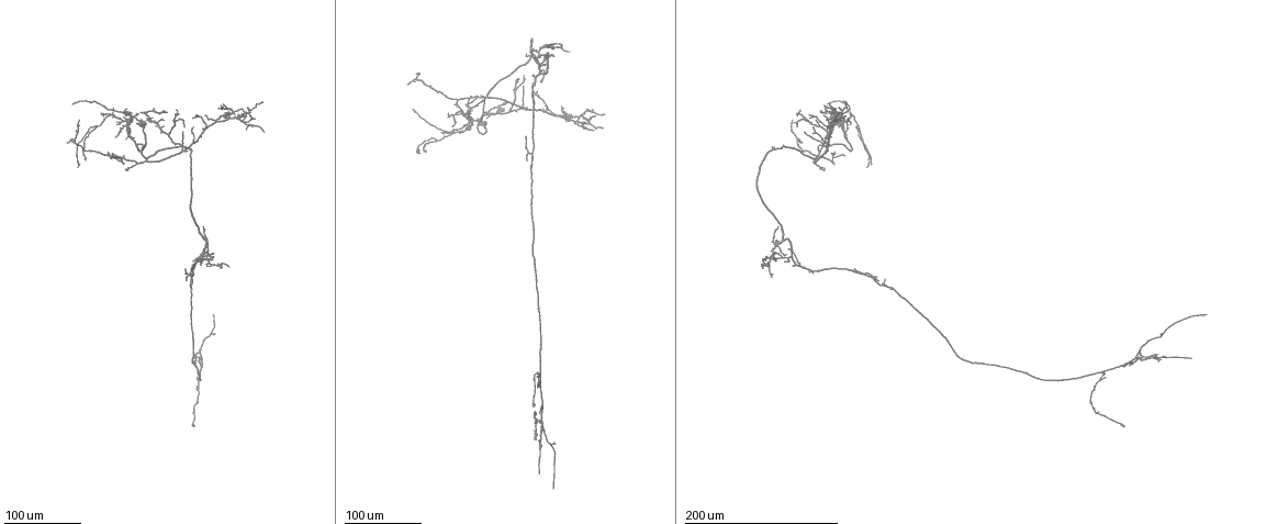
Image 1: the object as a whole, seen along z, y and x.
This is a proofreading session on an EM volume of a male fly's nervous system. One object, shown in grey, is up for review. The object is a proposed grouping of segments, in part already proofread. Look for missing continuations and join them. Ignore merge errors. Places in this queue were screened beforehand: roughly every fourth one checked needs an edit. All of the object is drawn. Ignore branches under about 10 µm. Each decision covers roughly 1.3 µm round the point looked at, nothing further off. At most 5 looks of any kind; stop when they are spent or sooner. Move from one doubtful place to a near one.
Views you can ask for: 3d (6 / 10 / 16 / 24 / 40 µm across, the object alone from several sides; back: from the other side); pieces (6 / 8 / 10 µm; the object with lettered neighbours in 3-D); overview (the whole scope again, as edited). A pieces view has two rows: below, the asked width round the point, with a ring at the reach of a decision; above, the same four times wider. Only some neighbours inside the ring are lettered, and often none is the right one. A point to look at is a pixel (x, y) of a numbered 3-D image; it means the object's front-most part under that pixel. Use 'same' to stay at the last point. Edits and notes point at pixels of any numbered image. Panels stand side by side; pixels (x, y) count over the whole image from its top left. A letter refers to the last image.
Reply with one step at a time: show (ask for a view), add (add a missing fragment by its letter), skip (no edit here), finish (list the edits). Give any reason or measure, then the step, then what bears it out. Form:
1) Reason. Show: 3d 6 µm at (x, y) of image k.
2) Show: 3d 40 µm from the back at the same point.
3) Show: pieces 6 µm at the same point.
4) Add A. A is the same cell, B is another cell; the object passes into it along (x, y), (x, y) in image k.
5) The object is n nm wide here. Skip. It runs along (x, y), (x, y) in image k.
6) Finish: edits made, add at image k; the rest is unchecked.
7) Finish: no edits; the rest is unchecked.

Branch stops here. Show: 3d 24 µm at (847, 114) of image 1.

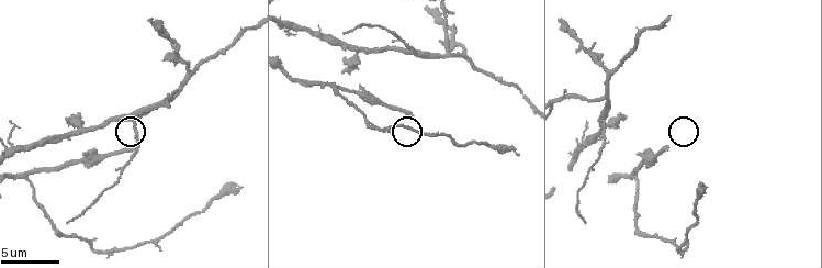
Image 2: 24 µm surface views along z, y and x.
Show: pieces 6 µm at (413, 114) of image 2.

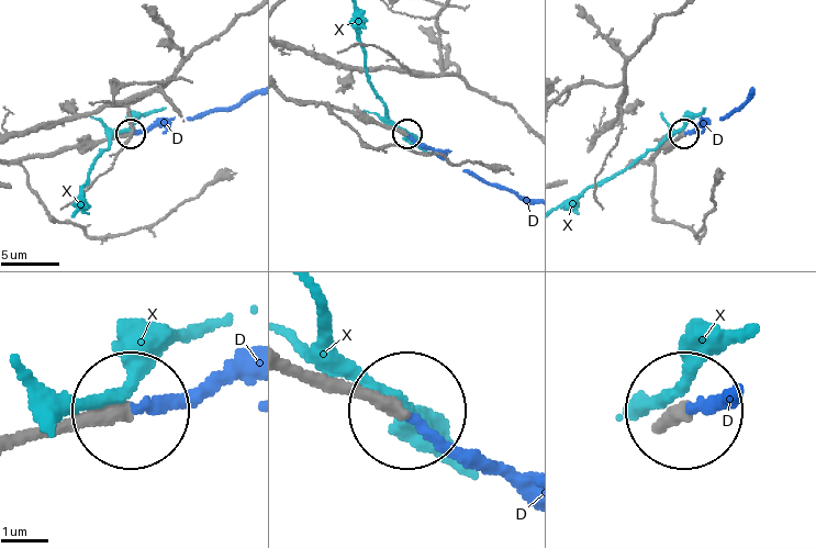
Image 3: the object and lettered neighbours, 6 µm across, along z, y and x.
Add D. D is the same cell, X is another cell; the object passes into it along (376, 120), (432, 147), (449, 152), (467, 170), (526, 198) in image 3; the cell continues.

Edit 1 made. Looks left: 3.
Long arm stops here. Show: 3d 24 µm at (261, 101) of image 1.

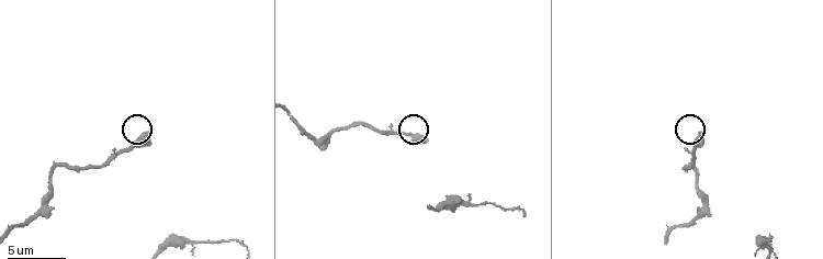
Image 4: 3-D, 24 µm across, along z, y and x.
Show: pieces 6 µm at (149, 135) of image 4.

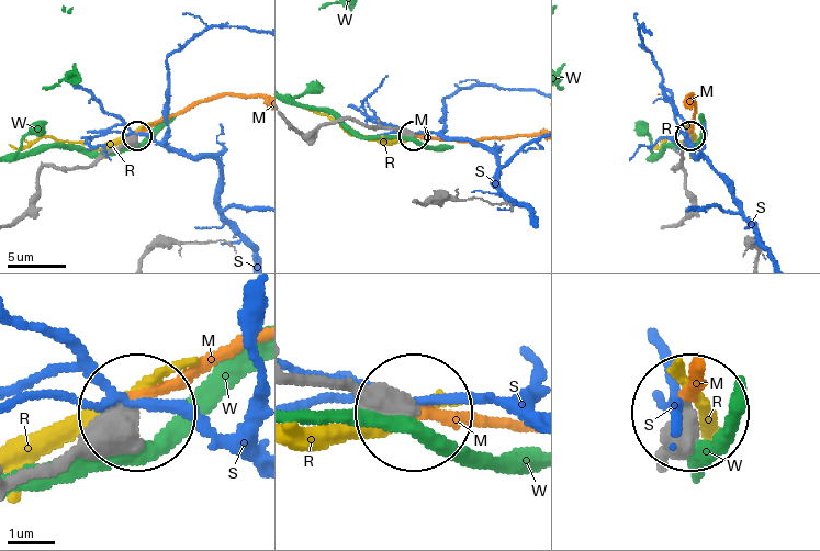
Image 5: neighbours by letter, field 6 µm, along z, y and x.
Add M. M is the same cell, R, S and W are other cells; the cell continues.

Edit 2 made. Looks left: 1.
Finish: edits made, add at image 3, add at image 5; the rest is unchecked.

